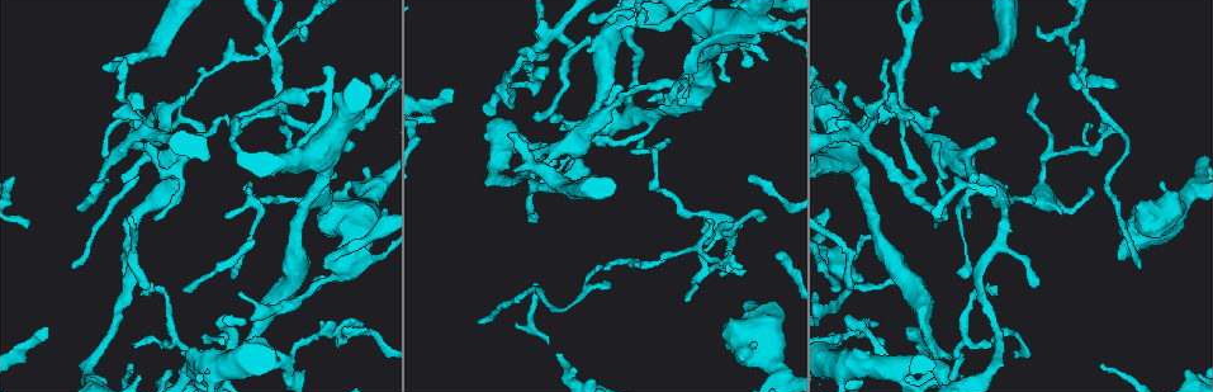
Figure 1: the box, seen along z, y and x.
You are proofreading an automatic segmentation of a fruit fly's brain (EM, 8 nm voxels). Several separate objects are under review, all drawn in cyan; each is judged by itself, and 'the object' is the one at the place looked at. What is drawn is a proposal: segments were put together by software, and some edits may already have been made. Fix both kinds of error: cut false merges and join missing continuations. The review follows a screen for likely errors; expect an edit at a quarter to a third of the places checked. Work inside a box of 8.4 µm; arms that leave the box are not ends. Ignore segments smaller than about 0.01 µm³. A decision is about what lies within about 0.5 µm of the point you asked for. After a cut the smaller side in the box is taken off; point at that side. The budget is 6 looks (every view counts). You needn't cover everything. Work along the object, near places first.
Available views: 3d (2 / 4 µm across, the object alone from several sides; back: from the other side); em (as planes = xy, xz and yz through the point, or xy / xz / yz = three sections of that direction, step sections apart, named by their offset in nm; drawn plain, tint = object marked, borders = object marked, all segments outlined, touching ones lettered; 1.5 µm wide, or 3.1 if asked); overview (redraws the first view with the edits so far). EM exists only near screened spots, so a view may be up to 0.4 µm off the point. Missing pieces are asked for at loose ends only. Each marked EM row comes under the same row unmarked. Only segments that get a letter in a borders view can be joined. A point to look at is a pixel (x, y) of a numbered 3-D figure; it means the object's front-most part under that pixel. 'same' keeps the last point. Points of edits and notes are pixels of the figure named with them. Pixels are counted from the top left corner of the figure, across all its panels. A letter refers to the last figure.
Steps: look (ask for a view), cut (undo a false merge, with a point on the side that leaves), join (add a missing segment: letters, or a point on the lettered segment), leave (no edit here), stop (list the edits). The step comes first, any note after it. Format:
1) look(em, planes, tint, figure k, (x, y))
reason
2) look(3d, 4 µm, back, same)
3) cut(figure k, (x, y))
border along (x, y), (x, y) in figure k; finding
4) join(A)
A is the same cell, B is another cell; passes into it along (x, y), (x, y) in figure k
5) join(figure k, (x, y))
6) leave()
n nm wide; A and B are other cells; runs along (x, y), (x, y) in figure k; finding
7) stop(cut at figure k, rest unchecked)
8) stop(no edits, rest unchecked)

look(3d, 2 µm, figure 1, (849, 252))
abrupt turn

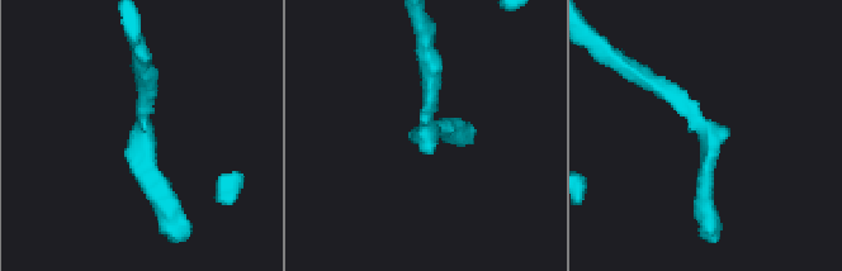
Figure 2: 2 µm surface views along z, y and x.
look(em, xy, step 4, tint, figure 2, (716, 138))
need the tissue

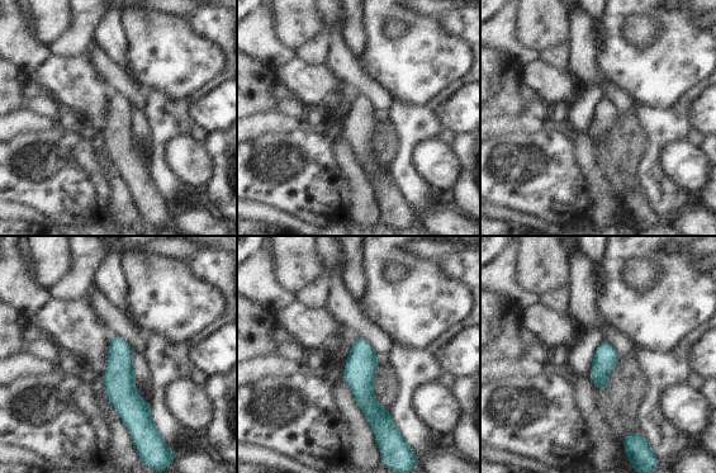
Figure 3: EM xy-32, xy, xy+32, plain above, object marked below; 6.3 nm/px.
look(em, planes, borders, same)
cut it another way

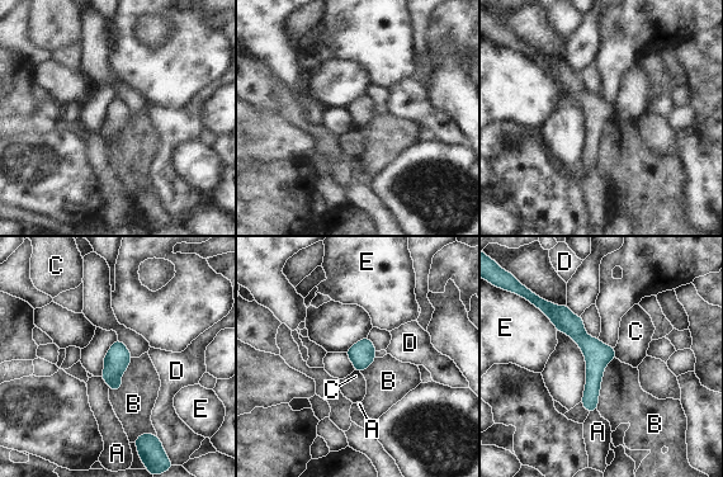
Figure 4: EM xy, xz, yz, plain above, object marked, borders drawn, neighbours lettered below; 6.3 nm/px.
leave()
A, B, C, D and E are other cells; runs along (544, 308), (592, 349), (594, 406) in figure 4; all the same neuron

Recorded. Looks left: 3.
look(em, planes, tint, figure 1, (484, 111))
free end

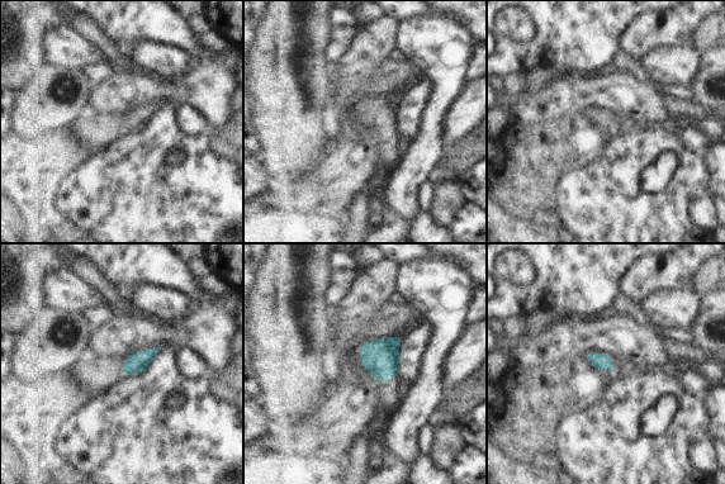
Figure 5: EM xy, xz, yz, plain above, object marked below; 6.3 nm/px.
look(em, planes, borders, same)

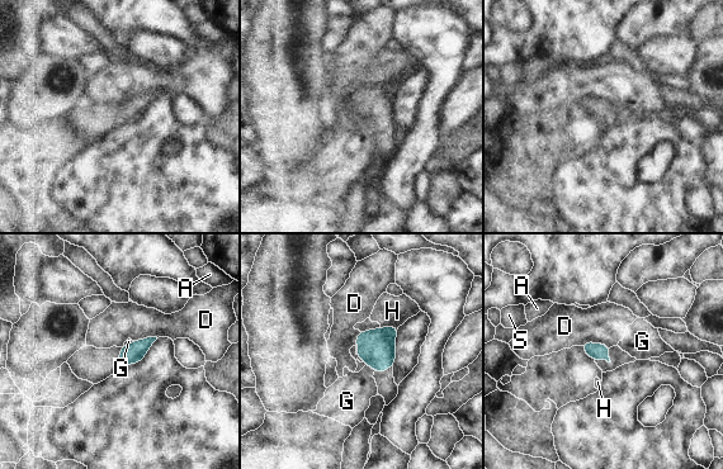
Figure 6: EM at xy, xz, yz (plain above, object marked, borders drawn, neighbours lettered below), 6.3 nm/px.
leave()
A, D, G, H and S are other cells; none of them fits

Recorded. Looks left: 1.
look(em, xy, step 8, borders, figure 1, (642, 140))
free end

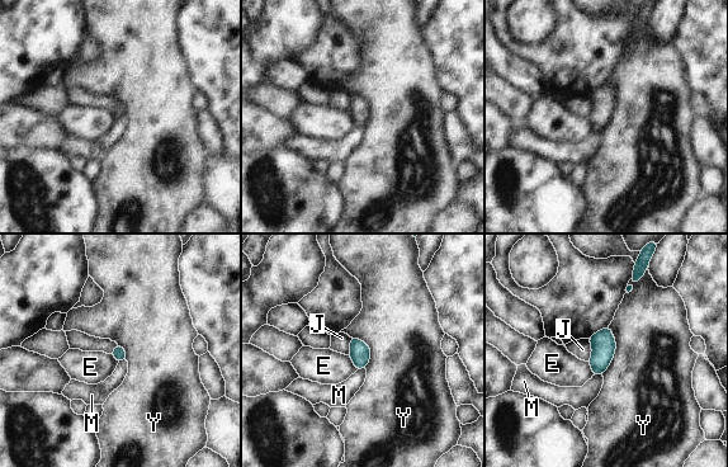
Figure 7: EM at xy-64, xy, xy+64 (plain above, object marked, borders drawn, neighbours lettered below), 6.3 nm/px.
leave()
90 nm wide; E, J, M and Y are other cells; no lettered segment goes on from it

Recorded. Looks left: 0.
stop(no edits, rest unchecked)

